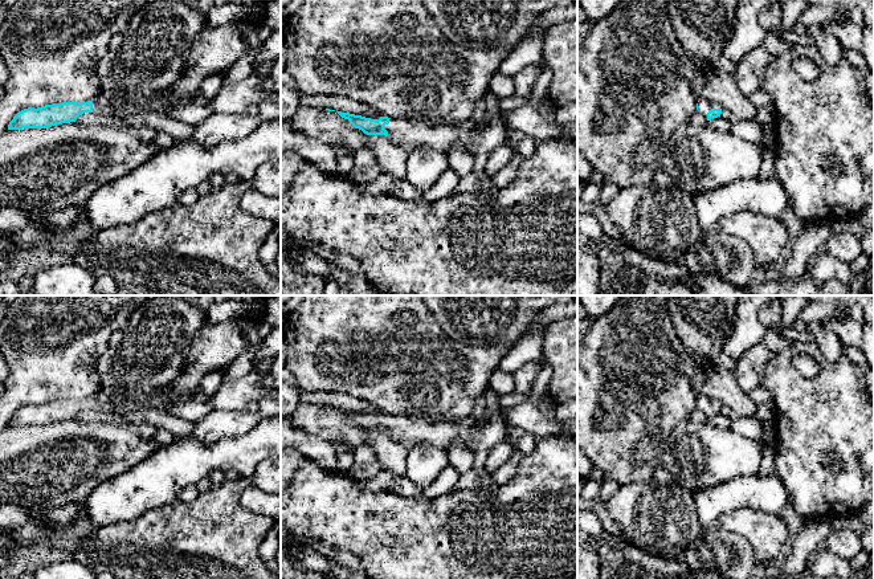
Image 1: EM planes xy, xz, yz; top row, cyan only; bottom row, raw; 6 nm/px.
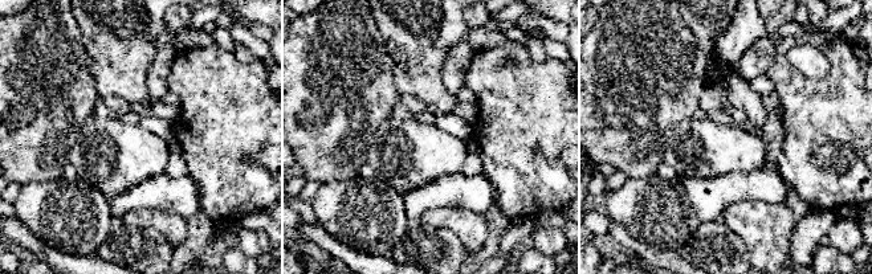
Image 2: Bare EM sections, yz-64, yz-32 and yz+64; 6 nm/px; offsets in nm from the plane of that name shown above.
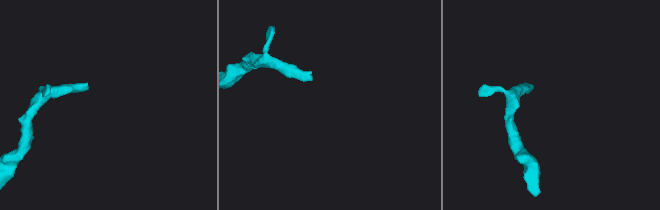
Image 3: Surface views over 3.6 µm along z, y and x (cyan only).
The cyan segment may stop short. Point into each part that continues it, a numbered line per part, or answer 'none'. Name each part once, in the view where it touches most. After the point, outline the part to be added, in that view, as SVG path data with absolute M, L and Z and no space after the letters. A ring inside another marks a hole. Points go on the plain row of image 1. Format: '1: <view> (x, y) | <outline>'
1: yz (703, 402) | M699 396L697 408L699 408L706 416L707 416L707 409L711 405L722 405L722 404L715 399L710 399L708 396Z

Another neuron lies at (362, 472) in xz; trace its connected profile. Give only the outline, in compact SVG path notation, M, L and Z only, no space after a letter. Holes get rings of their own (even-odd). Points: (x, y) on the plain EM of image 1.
M375 460L364 464L354 464L347 474L358 481L368 481L376 477L383 470L384 469L381 464Z

